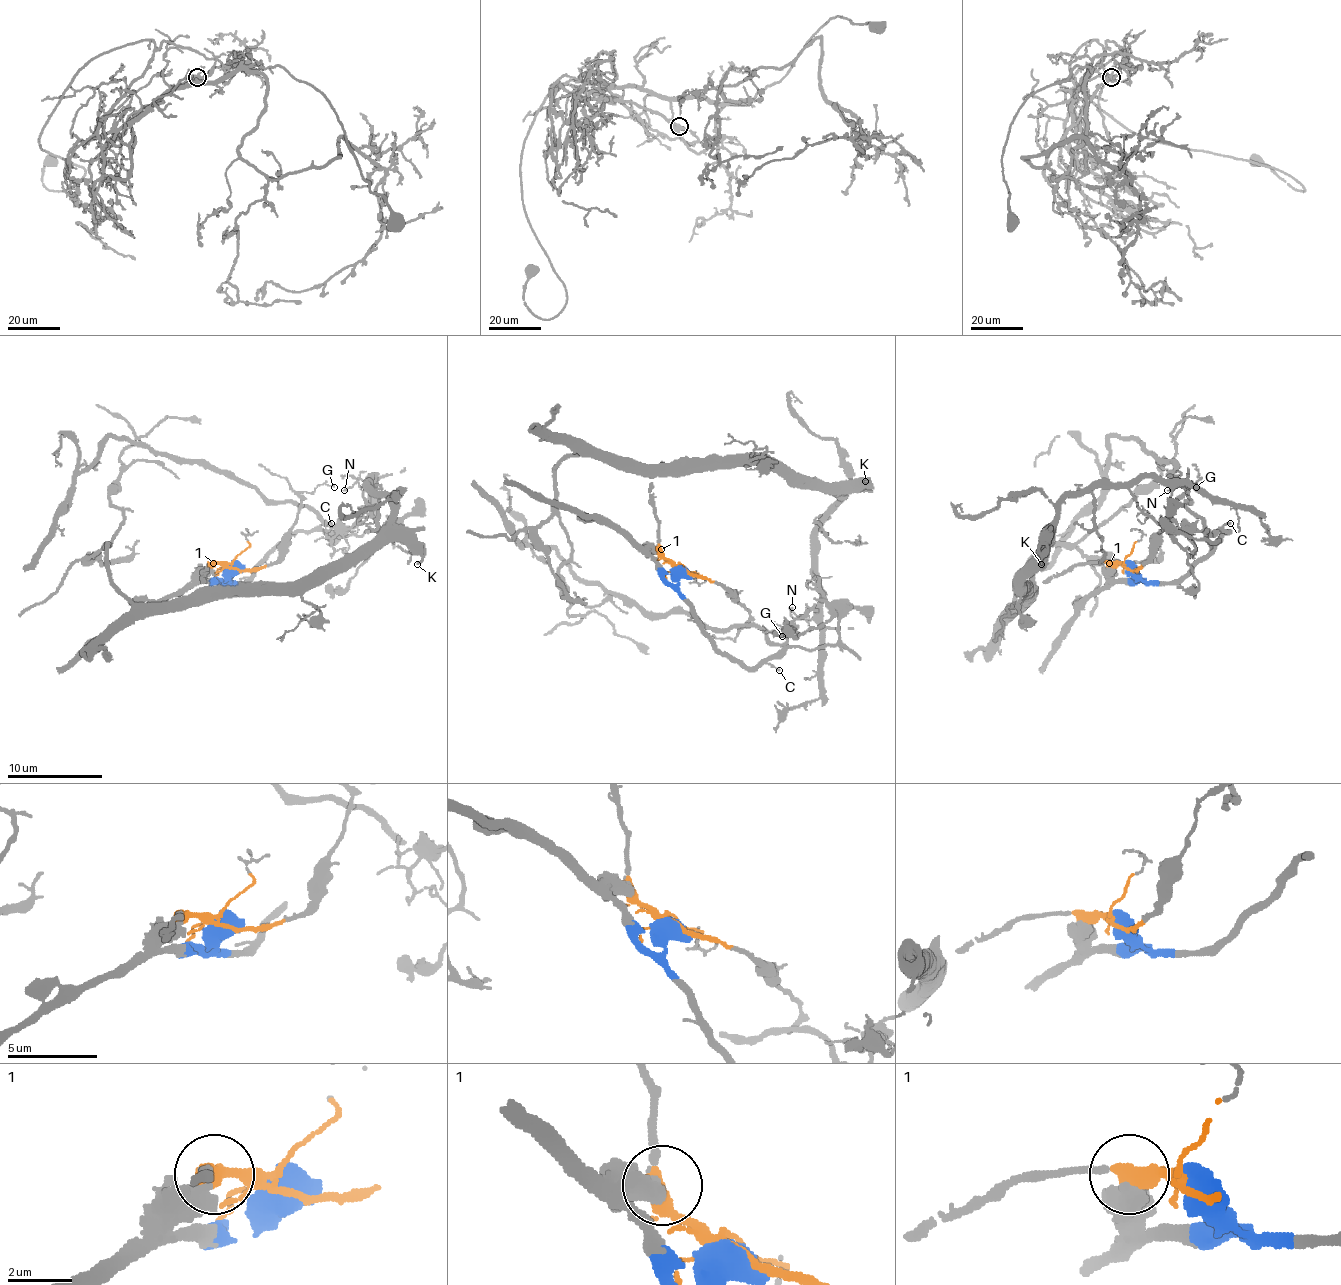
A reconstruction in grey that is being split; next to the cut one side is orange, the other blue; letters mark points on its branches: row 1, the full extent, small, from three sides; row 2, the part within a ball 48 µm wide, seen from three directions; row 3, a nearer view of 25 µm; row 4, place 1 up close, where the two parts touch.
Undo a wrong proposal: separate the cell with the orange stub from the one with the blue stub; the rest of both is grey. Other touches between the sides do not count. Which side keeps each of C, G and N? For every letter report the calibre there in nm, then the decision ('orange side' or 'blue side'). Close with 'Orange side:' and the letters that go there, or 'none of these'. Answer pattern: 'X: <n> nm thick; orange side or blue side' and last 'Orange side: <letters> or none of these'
C: 130 nm thick; blue side
G: 110 nm thick; orange side
N: 110 nm thick; orange side
Orange side: G, N

